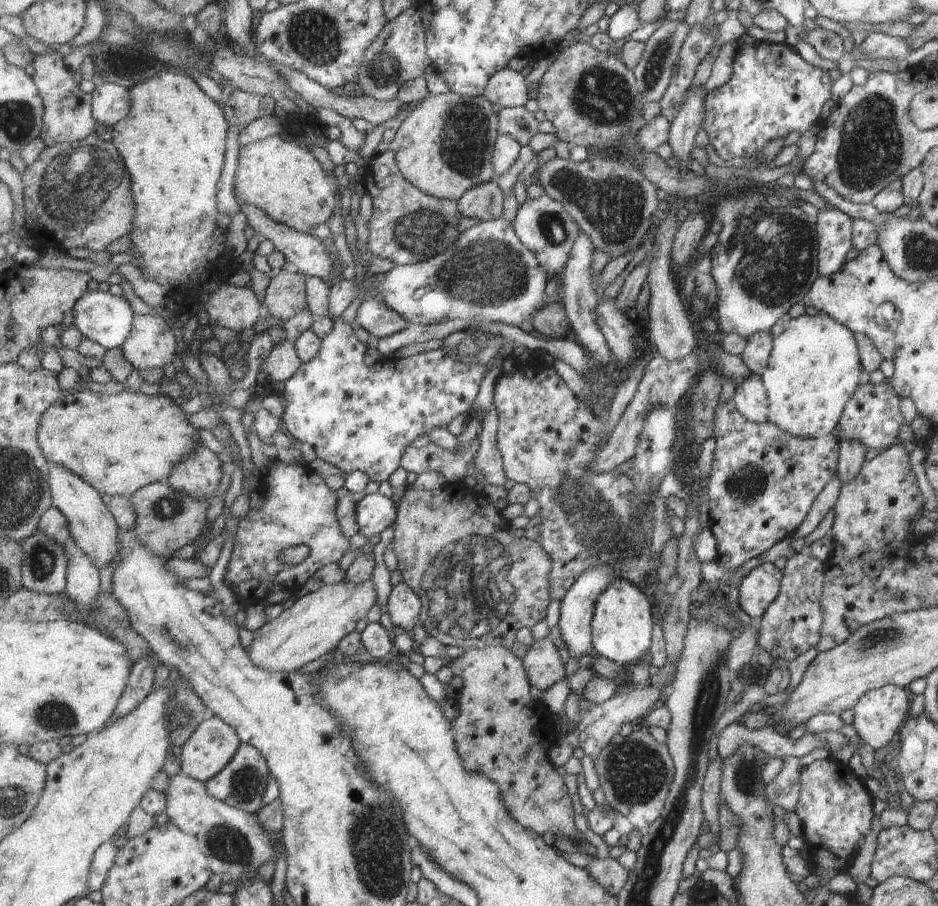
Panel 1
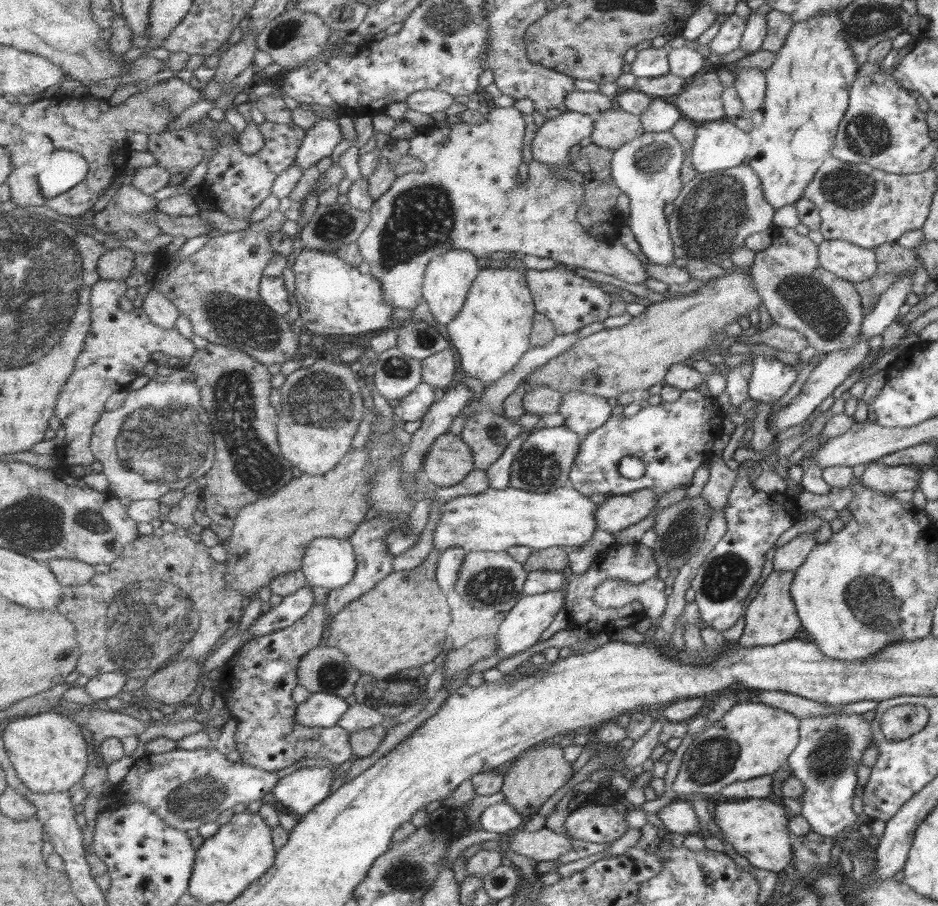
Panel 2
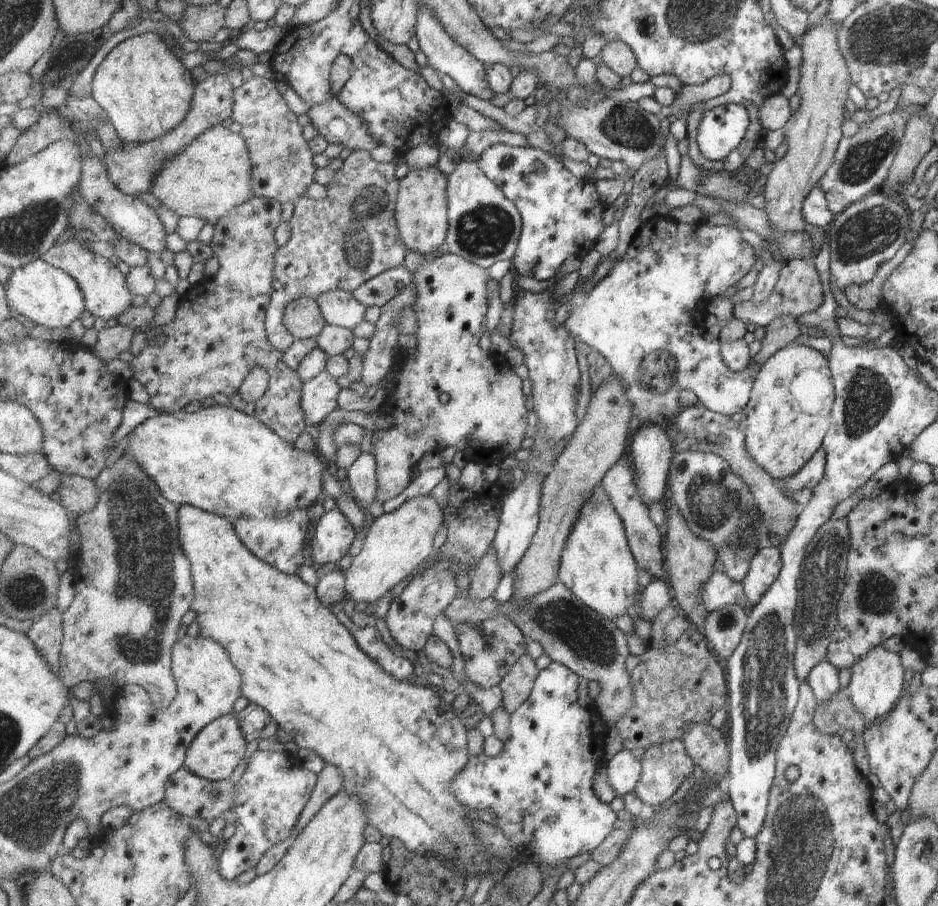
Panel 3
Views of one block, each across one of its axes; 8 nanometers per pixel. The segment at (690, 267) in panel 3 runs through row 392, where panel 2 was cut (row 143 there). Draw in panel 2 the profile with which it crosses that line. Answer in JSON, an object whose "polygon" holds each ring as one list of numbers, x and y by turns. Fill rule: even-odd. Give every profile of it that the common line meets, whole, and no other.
{"polygon":[[728,120,696,123,696,137,689,153,698,173,731,169,751,152,751,136],[670,131,645,132,614,151,612,160,612,176,622,193,630,199,630,230,649,262,661,268,672,265,675,260,665,206,674,203,684,188,681,183,683,160,685,150]]}

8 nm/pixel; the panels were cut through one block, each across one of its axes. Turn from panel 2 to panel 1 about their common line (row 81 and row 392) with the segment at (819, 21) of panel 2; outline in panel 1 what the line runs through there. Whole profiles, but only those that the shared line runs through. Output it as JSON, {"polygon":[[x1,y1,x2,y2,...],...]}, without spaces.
{"polygon":[[804,314,789,320,783,332,772,340,765,368,758,376,767,397,767,422,799,438,815,438,833,433,845,402,859,382,861,369,852,332,829,315]]}

